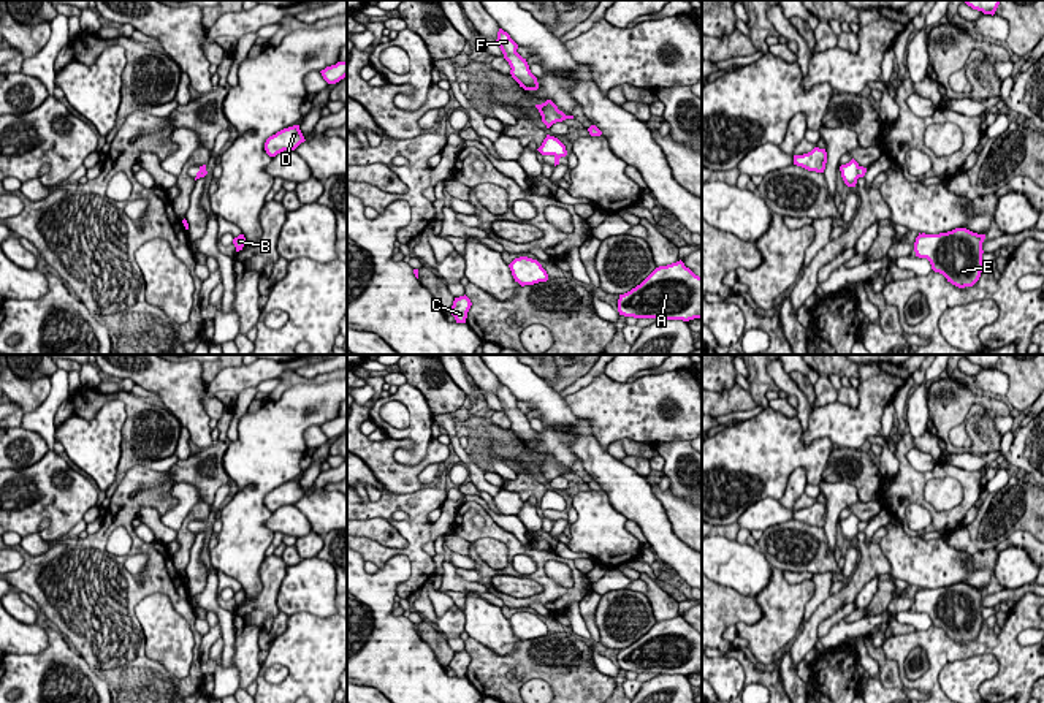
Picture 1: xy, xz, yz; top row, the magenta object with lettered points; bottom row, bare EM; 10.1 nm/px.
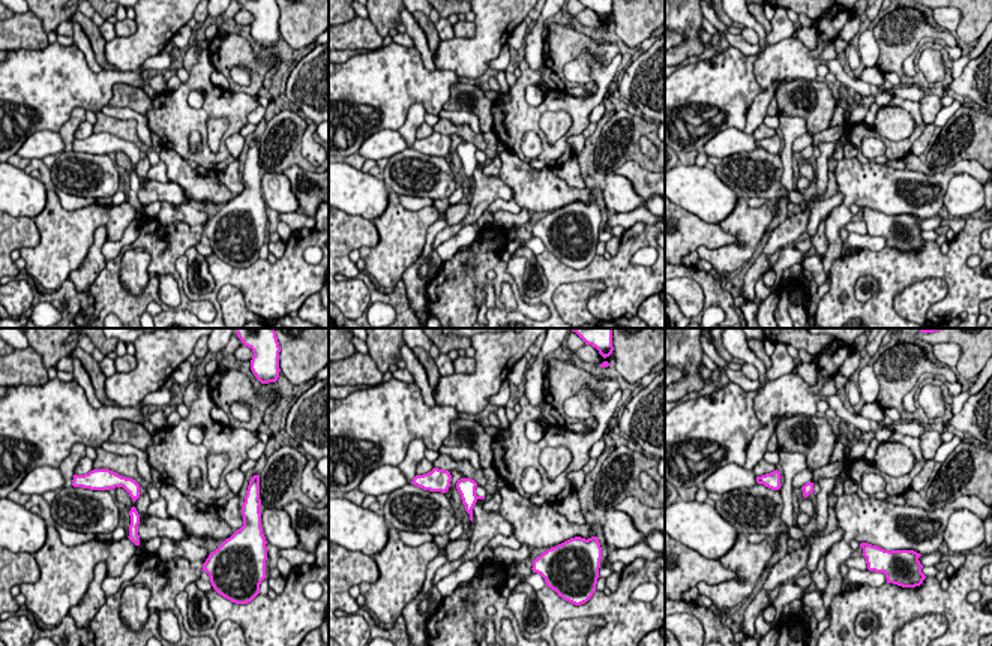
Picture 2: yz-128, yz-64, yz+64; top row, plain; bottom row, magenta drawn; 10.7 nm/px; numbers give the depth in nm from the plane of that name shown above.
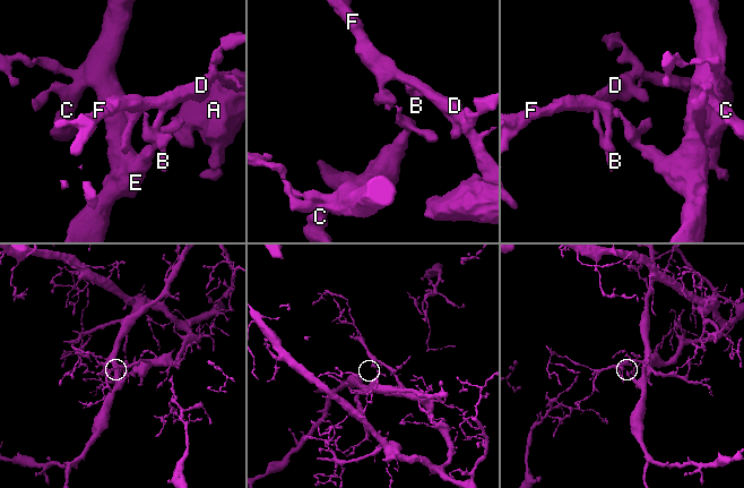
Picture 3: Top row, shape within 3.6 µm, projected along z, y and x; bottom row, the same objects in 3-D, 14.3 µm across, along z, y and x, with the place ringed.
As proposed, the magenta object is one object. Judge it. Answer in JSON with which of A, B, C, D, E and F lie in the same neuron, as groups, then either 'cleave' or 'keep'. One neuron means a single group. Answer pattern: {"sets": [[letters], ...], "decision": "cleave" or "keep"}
{"sets": [["A", "B", "D", "F"], ["C", "E"]], "decision": "cleave"}

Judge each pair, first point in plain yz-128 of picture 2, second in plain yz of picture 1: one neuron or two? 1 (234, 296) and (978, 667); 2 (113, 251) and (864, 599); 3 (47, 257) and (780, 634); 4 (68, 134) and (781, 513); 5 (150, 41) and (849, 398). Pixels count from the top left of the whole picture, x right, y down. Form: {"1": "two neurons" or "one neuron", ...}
{"1": "one neuron", "2": "one neuron", "3": "one neuron", "4": "two neurons", "5": "two neurons"}

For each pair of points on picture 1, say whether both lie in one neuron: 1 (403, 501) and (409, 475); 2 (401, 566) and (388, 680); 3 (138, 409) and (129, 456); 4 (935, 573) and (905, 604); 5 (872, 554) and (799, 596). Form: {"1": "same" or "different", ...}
{"1": "different", "2": "same", "3": "same", "4": "different", "5": "different"}

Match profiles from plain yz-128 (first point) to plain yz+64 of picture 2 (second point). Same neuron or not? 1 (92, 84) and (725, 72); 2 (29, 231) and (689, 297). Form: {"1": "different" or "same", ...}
{"1": "same", "2": "same"}

